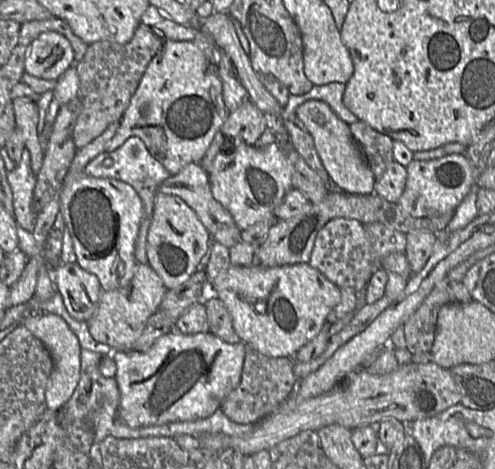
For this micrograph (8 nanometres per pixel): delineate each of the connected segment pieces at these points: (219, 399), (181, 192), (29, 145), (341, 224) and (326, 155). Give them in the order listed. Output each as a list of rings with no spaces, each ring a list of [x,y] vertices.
[[[172,330],[145,352],[111,352],[120,393],[119,419],[131,428],[141,428],[211,416],[239,385],[246,347],[243,342],[226,343],[209,331],[185,335]]]
[[[199,163],[186,165],[176,175],[171,175],[162,181],[157,191],[181,198],[196,213],[214,241],[228,249],[240,242],[241,230],[235,224],[231,214],[214,199],[210,189],[209,175]]]
[[[25,98],[13,99],[15,113],[15,130],[22,134],[26,149],[30,153],[31,168],[35,175],[38,174],[42,165],[45,152],[45,144],[40,143],[37,125],[39,121],[39,109],[37,102]]]
[[[342,217],[328,221],[316,235],[308,264],[339,288],[350,287],[357,292],[365,288],[373,273],[373,261],[363,225],[357,220]]]
[[[320,100],[302,103],[296,108],[296,115],[311,135],[315,149],[331,180],[346,193],[374,193],[375,177],[351,134],[349,124],[341,120],[327,103]]]

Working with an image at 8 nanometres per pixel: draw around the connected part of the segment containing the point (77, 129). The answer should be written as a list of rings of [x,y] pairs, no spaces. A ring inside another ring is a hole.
[[[142,23],[127,43],[99,40],[88,44],[83,58],[74,65],[79,77],[79,98],[82,104],[72,134],[77,149],[97,138],[109,124],[120,121],[143,73],[162,44],[163,39]]]

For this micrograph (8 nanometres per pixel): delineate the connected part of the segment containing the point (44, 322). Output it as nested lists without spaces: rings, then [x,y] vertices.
[[[46,313],[38,317],[24,317],[23,325],[47,348],[53,362],[53,369],[45,391],[47,408],[59,411],[72,397],[80,380],[81,351],[77,336],[67,322],[56,314]]]

